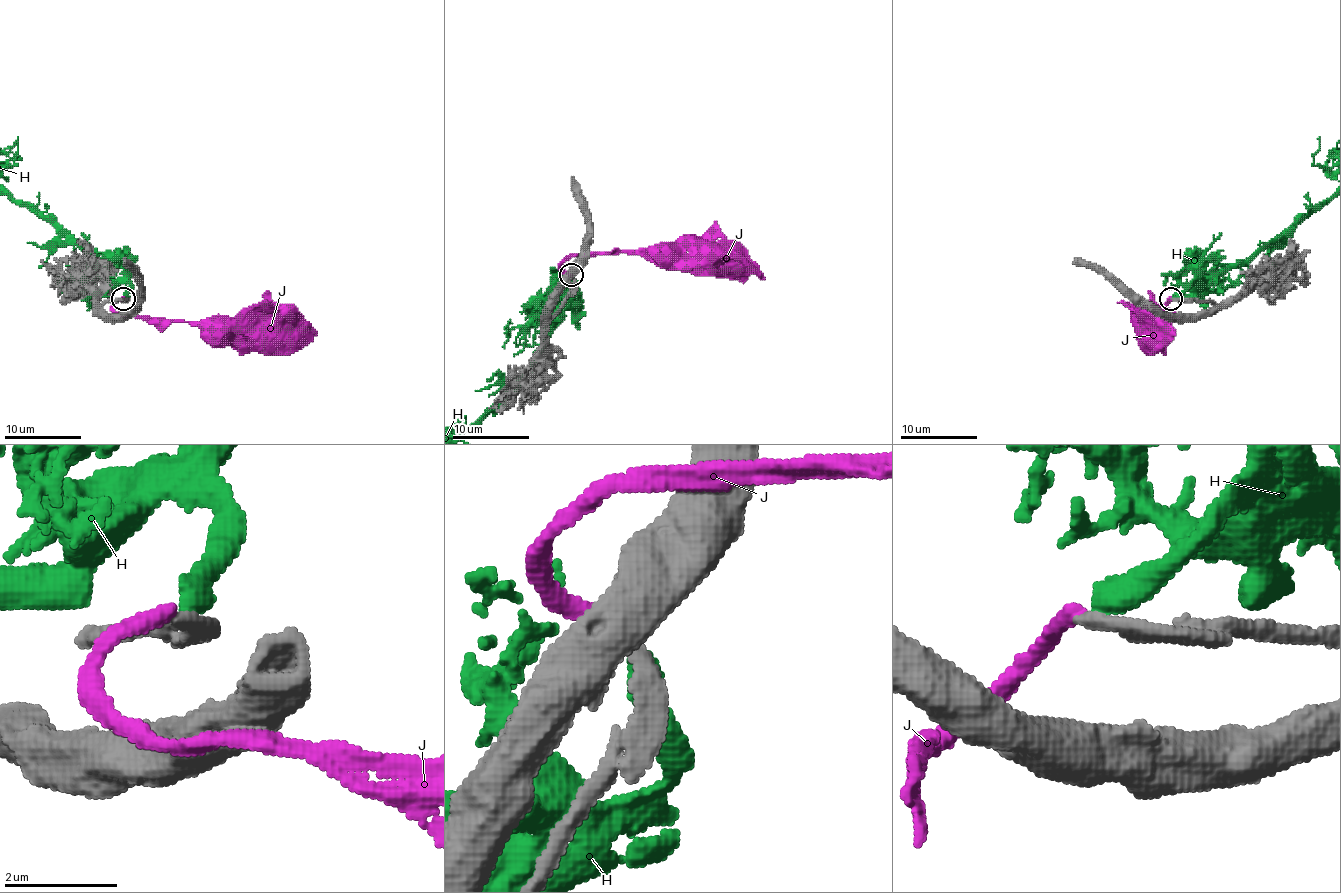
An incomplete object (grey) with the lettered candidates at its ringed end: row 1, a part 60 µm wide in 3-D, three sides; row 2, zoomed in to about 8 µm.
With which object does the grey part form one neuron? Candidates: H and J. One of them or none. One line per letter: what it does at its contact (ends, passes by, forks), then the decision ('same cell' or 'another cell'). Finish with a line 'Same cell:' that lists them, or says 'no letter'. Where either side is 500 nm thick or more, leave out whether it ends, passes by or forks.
H: it ends; another cell
J: it ends; same cell
Same cell: J

